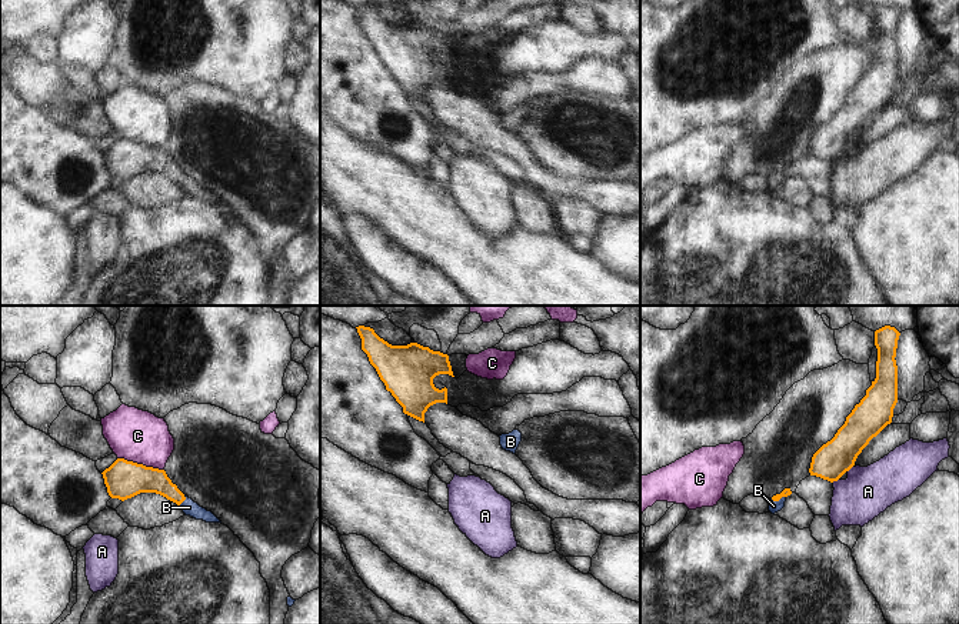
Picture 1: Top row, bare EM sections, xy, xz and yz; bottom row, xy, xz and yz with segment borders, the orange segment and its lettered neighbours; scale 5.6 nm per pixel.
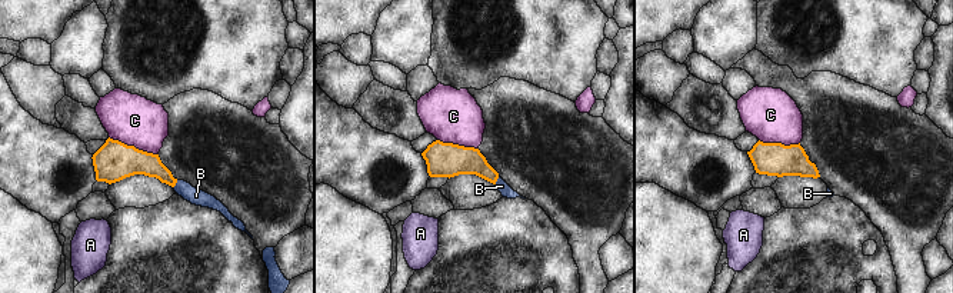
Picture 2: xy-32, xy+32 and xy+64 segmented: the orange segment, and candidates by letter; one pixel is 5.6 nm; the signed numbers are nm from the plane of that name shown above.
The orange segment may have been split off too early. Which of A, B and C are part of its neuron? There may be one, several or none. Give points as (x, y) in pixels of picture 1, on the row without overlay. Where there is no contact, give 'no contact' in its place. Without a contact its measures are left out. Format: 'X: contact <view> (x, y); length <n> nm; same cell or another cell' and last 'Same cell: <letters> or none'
A: contact yz (835, 160); length 40 nm; another cell
B: contact yz (778, 180); length 90 nm; same cell
C: contact xy (140, 144); length 280 nm; another cell
Same cell: B

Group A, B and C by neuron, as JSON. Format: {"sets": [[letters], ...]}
{"sets": [["A"], ["B"], ["C"]]}

